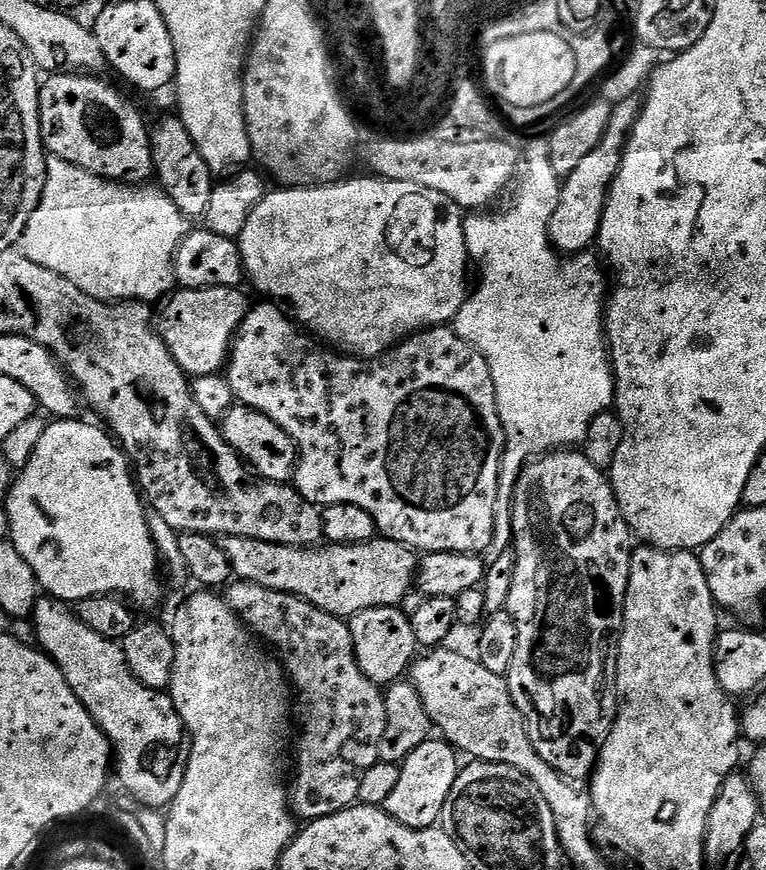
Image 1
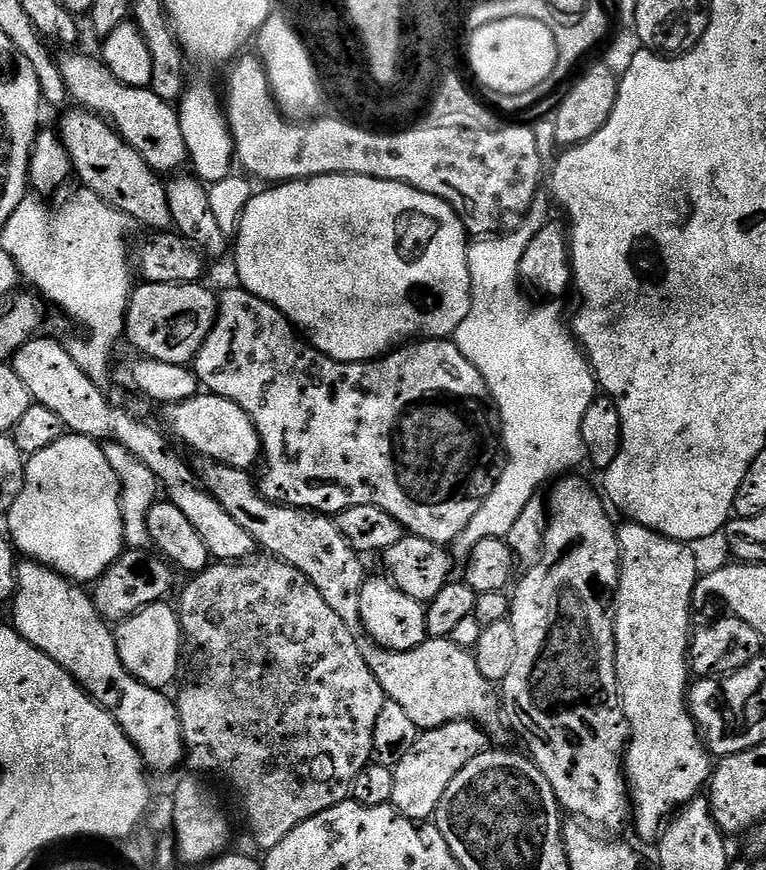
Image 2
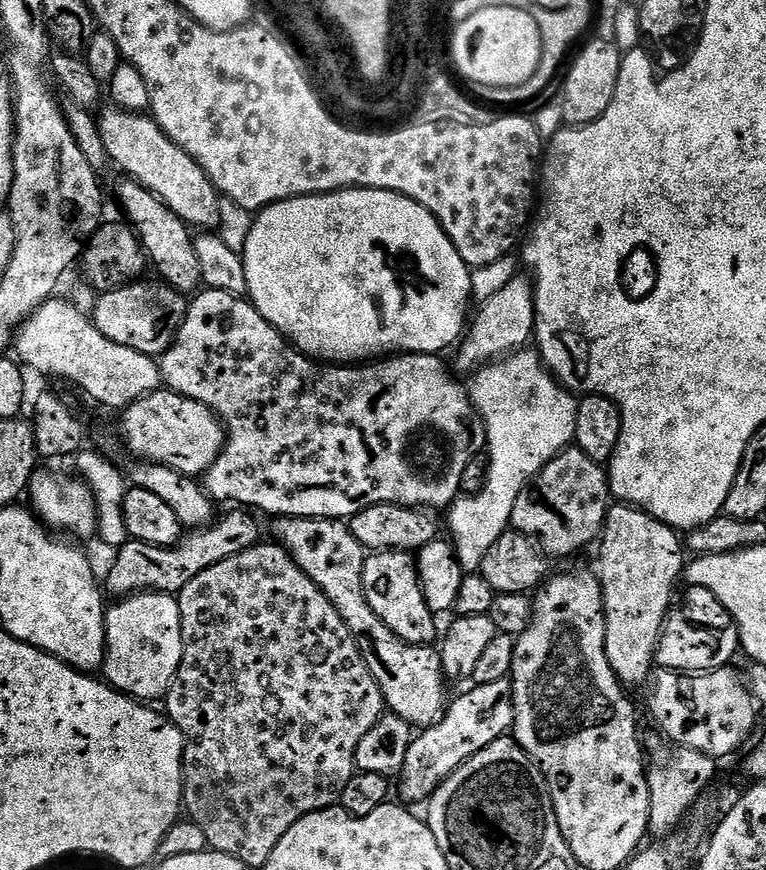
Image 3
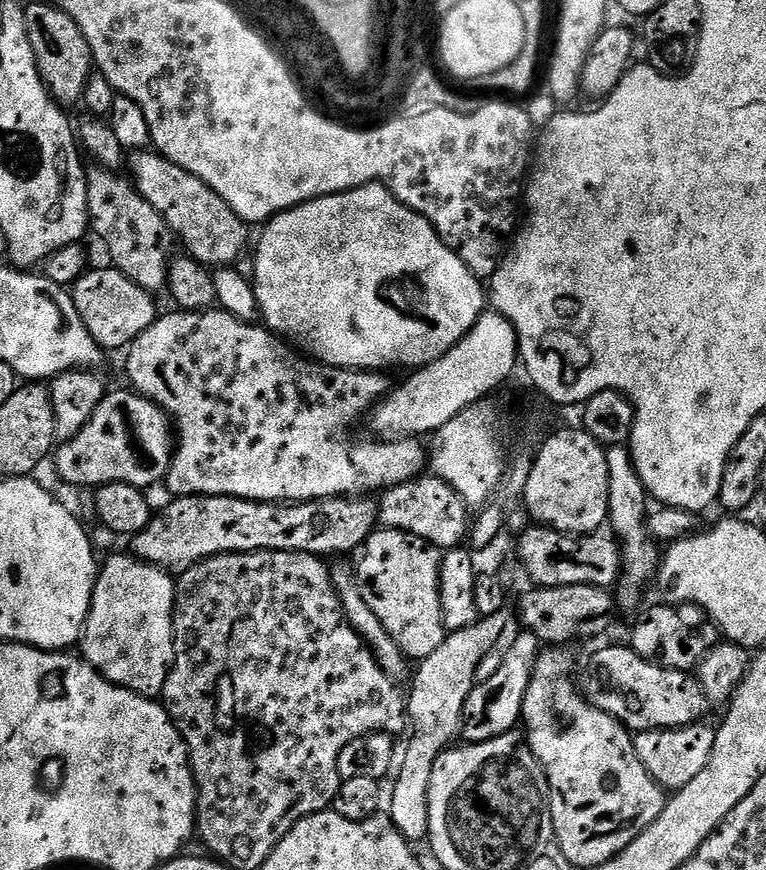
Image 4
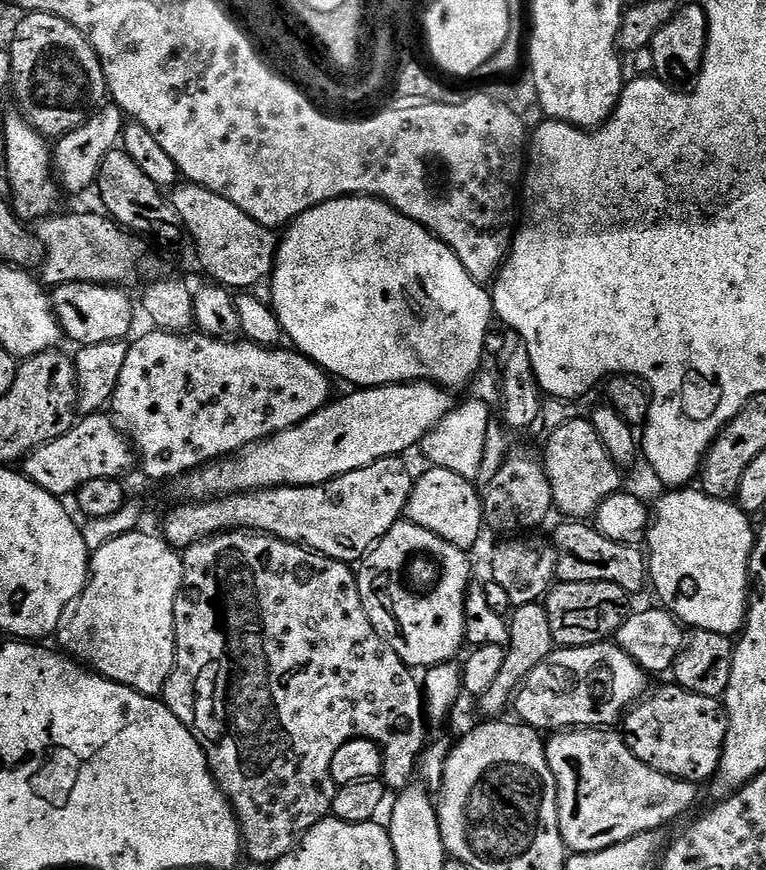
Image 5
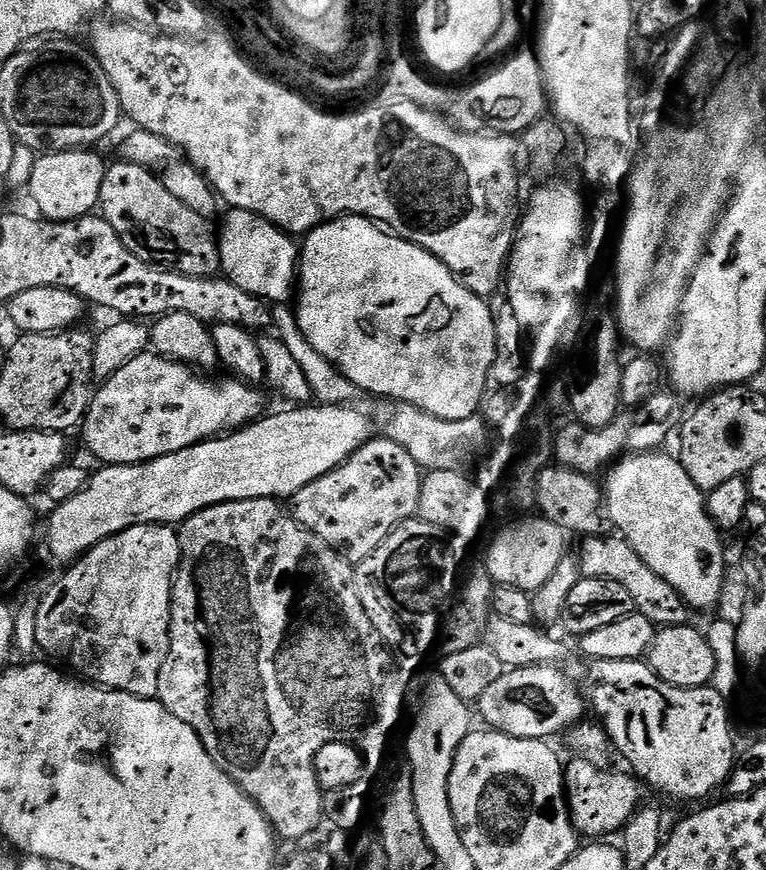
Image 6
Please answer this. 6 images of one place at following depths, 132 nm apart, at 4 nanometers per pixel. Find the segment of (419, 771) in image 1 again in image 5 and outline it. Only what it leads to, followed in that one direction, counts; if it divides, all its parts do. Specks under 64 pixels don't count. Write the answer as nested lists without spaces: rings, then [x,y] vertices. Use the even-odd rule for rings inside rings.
[[[540,602],[517,607],[510,616],[508,643],[504,653],[504,661],[502,662],[502,674],[498,674],[494,686],[490,686],[490,690],[486,690],[486,694],[482,694],[478,698],[480,712],[484,715],[481,717],[503,717],[505,715],[504,707],[507,704],[509,707],[513,703],[514,693],[526,678],[526,674],[530,674],[530,670],[534,670],[534,666],[541,664],[553,650],[554,641],[550,630],[550,622],[548,621],[547,607]]]

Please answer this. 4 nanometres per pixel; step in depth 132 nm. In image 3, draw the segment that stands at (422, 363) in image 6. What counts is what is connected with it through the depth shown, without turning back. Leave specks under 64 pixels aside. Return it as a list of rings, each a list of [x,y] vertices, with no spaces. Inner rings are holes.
[[[341,188],[339,192],[317,192],[314,196],[292,196],[289,200],[279,200],[267,208],[261,208],[255,213],[253,220],[256,221],[249,226],[248,237],[244,240],[244,248],[242,247],[248,287],[247,299],[260,311],[262,318],[270,322],[270,326],[278,329],[305,356],[330,364],[356,366],[361,362],[372,362],[393,354],[414,352],[440,354],[443,353],[443,348],[450,347],[452,343],[455,345],[465,335],[473,273],[468,263],[458,254],[454,242],[450,242],[443,224],[439,224],[434,214],[430,214],[430,210],[426,210],[409,196],[381,188]]]

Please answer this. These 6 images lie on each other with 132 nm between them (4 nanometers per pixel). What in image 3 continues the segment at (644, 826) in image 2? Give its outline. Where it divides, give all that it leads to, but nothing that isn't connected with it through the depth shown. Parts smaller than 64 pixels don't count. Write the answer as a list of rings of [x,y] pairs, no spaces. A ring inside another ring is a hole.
[[[613,503],[608,510],[608,517],[604,519],[604,530],[598,540],[598,549],[600,548],[600,569],[598,575],[601,584],[604,585],[604,617],[606,618],[606,658],[610,662],[610,666],[615,670],[617,676],[625,685],[631,686],[639,680],[647,681],[654,672],[654,661],[656,659],[656,647],[660,641],[660,635],[664,633],[664,621],[668,619],[668,613],[673,607],[674,599],[672,595],[676,592],[676,583],[681,583],[686,567],[686,548],[678,537],[677,529],[670,527],[668,524],[662,523],[660,520],[655,520],[650,513],[643,512],[641,508],[634,508],[630,504]]]

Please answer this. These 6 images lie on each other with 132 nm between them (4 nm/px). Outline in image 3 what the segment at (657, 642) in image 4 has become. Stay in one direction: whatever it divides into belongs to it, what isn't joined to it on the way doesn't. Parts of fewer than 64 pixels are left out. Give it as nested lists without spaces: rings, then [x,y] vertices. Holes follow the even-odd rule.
[[[689,587],[687,591],[684,601],[681,604],[679,601],[664,621],[664,633],[656,647],[655,663],[670,672],[712,672],[716,668],[729,667],[736,652],[738,656],[741,651],[736,619],[710,590]]]

